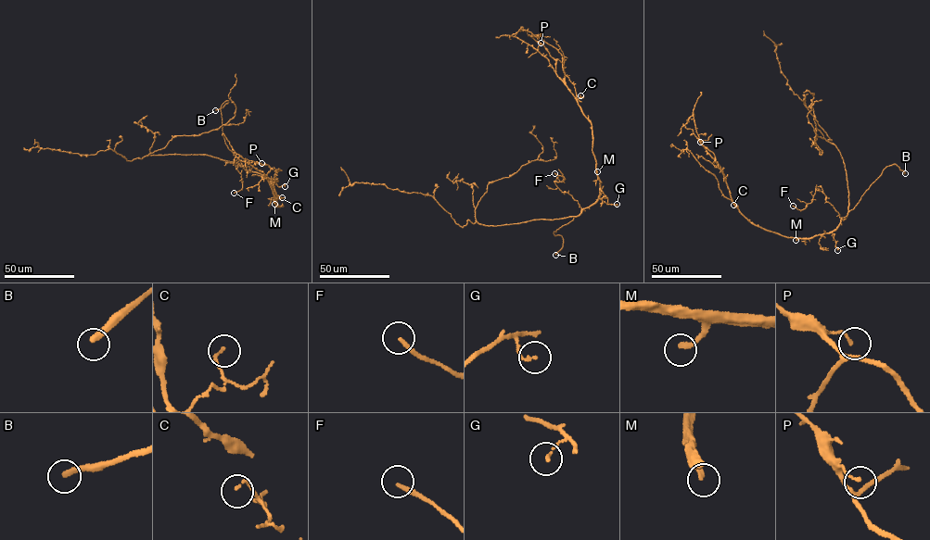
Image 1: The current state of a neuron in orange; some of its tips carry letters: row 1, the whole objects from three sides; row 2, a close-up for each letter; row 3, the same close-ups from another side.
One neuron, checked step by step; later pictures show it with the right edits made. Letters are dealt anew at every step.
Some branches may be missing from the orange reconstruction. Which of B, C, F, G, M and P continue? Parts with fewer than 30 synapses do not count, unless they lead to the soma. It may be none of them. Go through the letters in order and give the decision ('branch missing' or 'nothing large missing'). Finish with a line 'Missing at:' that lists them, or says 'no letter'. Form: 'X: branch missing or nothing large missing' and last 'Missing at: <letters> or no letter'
B: branch missing
C: nothing large missing
F: nothing large missing
G: nothing large missing
M: branch missing
P: nothing large missing
Missing at: B, M

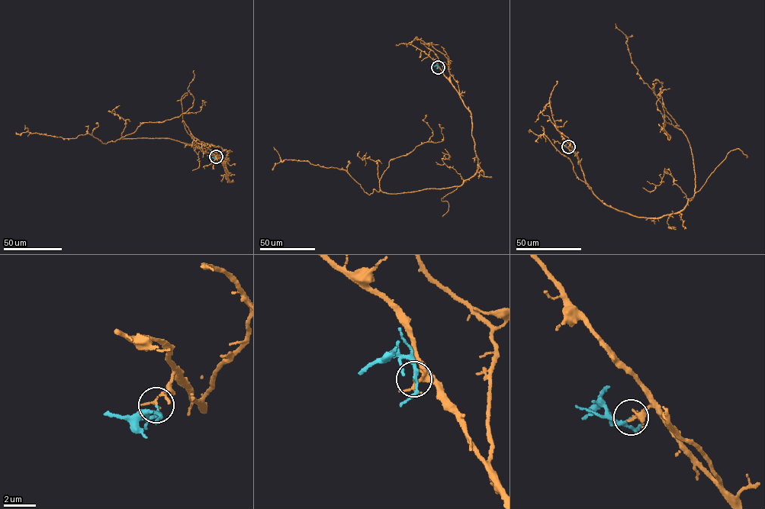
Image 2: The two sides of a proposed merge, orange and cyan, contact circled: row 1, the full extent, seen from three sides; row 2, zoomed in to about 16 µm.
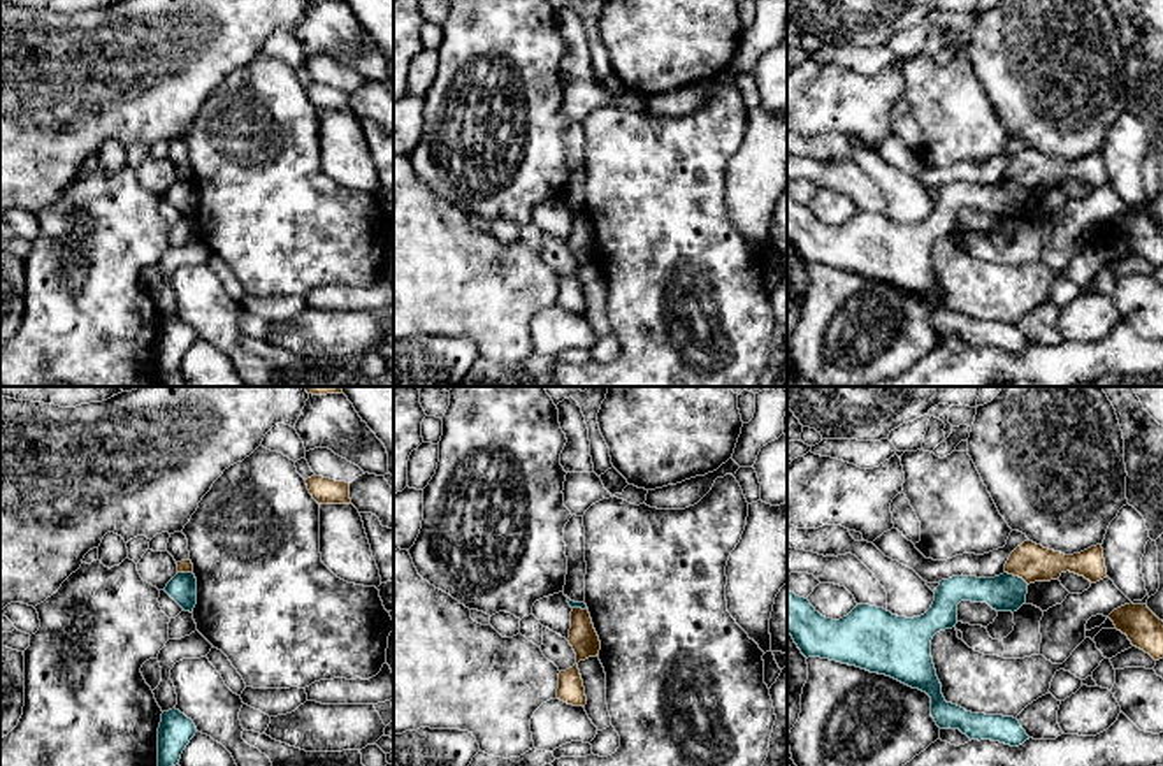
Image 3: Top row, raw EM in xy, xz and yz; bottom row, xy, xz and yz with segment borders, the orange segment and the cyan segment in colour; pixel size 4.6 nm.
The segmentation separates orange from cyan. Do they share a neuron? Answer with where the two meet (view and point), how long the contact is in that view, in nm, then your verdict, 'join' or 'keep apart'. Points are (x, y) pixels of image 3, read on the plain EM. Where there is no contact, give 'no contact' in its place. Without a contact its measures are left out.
yz (1018, 181) | 130 nm | keep apart

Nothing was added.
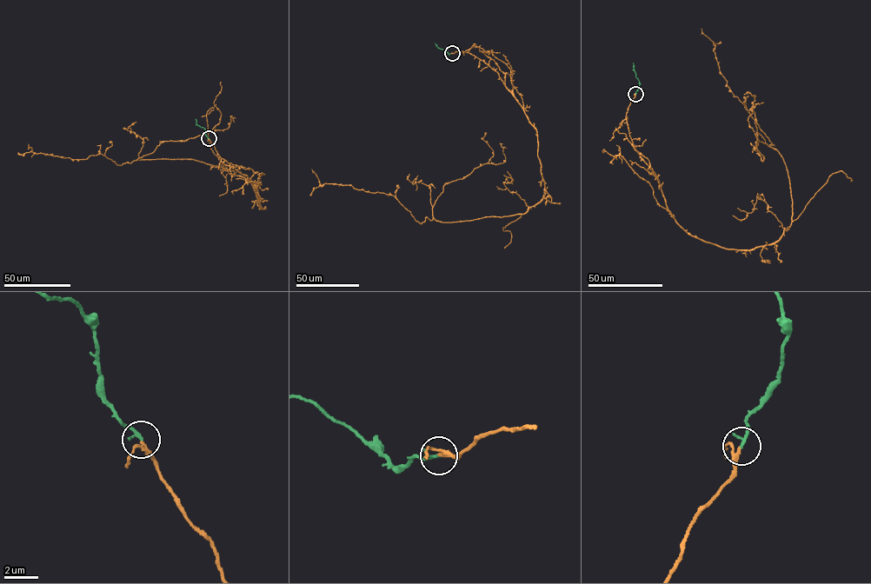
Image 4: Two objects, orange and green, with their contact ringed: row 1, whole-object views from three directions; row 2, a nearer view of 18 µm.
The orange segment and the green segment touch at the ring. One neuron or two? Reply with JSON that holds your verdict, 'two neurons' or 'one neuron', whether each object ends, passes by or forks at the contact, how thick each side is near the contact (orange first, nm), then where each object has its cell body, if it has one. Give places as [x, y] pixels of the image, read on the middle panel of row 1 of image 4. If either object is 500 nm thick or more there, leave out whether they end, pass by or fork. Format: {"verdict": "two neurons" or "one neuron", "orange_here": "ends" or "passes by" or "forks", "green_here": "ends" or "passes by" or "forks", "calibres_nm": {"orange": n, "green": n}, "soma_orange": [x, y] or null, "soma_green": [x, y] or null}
{"verdict": "one neuron", "orange_here": "passes by", "green_here": "ends", "calibres_nm": {"orange": 180, "green": 200}, "soma_orange": null, "soma_green": null}

